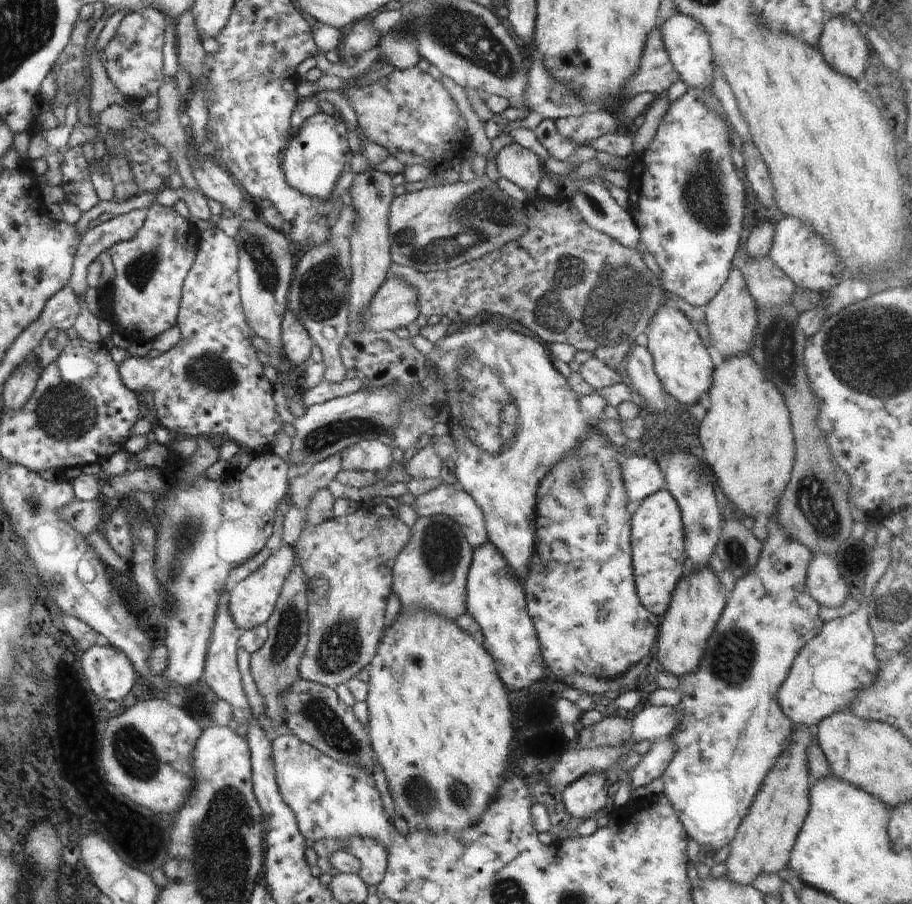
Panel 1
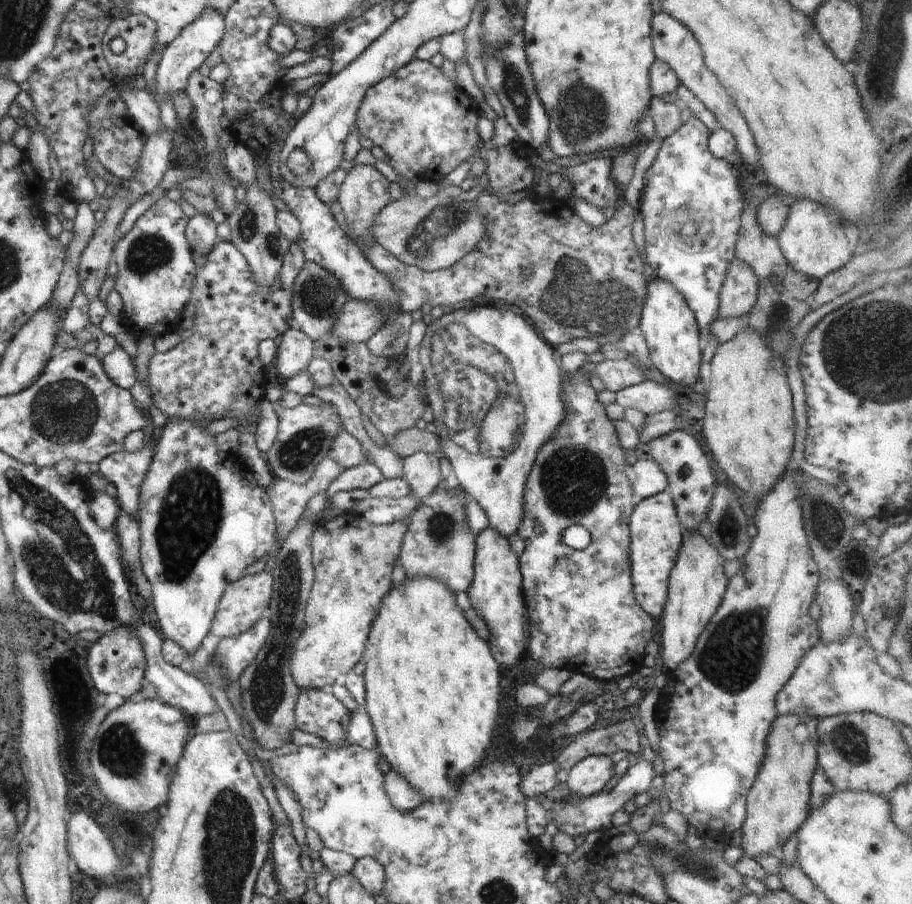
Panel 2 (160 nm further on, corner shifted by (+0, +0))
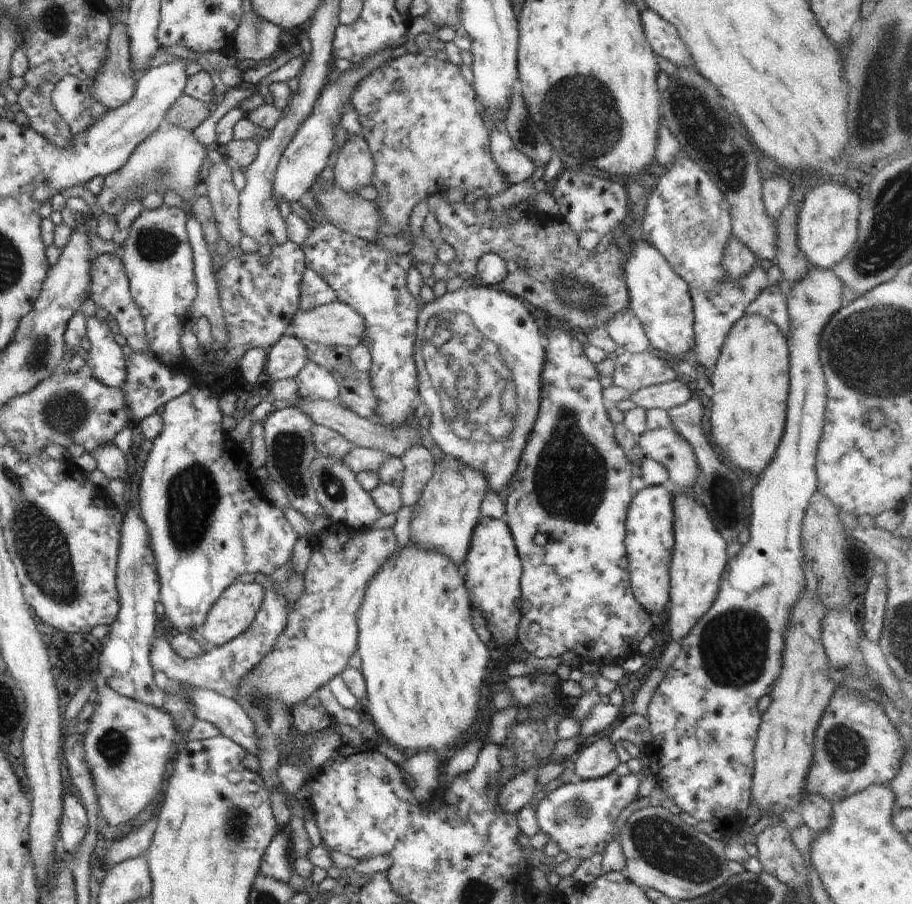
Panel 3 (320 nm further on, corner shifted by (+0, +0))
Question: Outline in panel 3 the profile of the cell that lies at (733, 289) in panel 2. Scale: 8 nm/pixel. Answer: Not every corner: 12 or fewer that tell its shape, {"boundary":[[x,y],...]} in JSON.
{"boundary":[[730,235],[721,260],[728,279],[750,272],[757,256]]}

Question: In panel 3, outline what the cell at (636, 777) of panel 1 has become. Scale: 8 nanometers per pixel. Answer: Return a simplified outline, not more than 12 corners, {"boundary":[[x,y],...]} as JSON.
{"boundary":[[611,772],[542,798],[539,831],[569,858],[602,854],[642,777]]}

